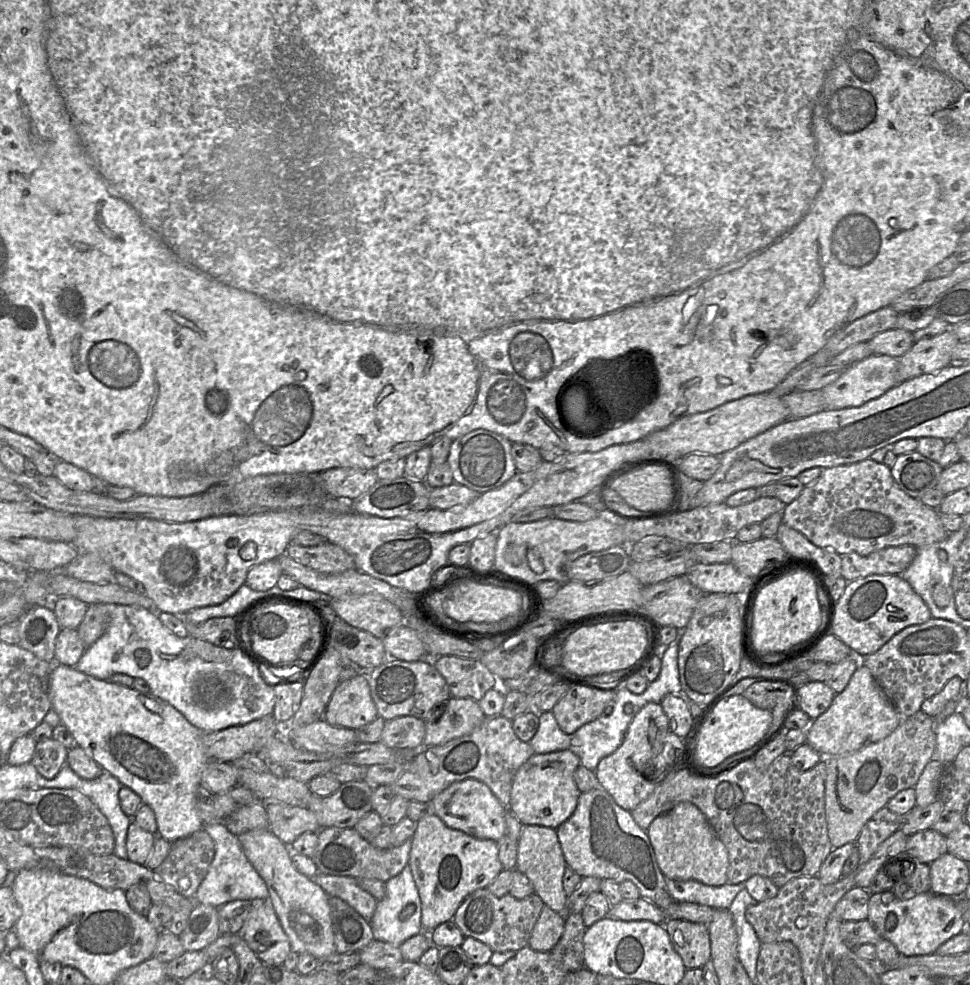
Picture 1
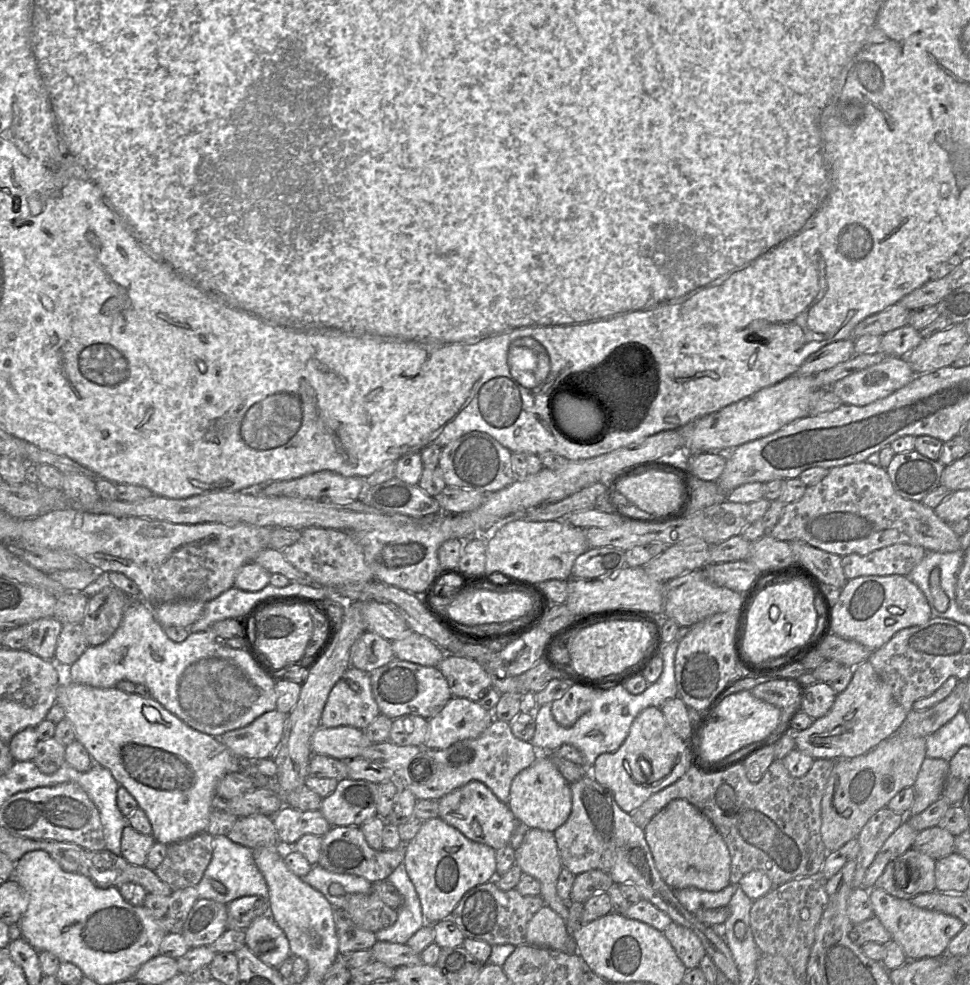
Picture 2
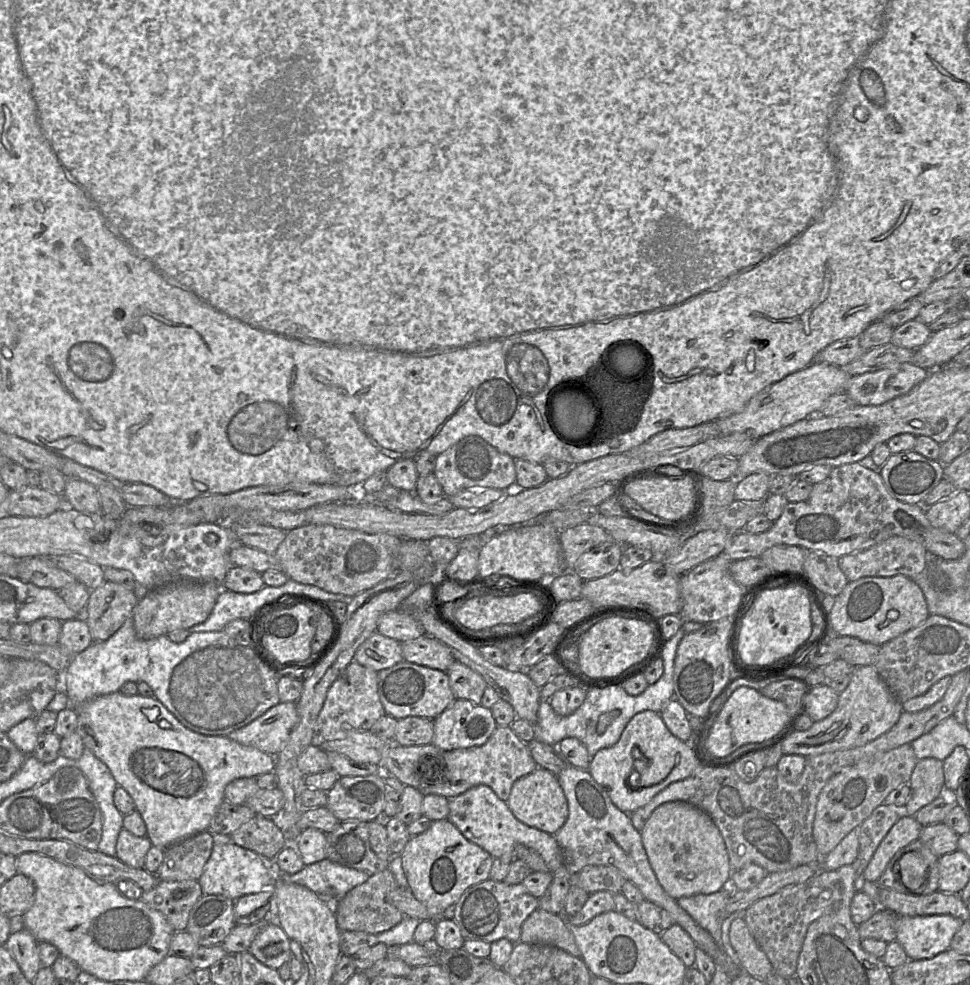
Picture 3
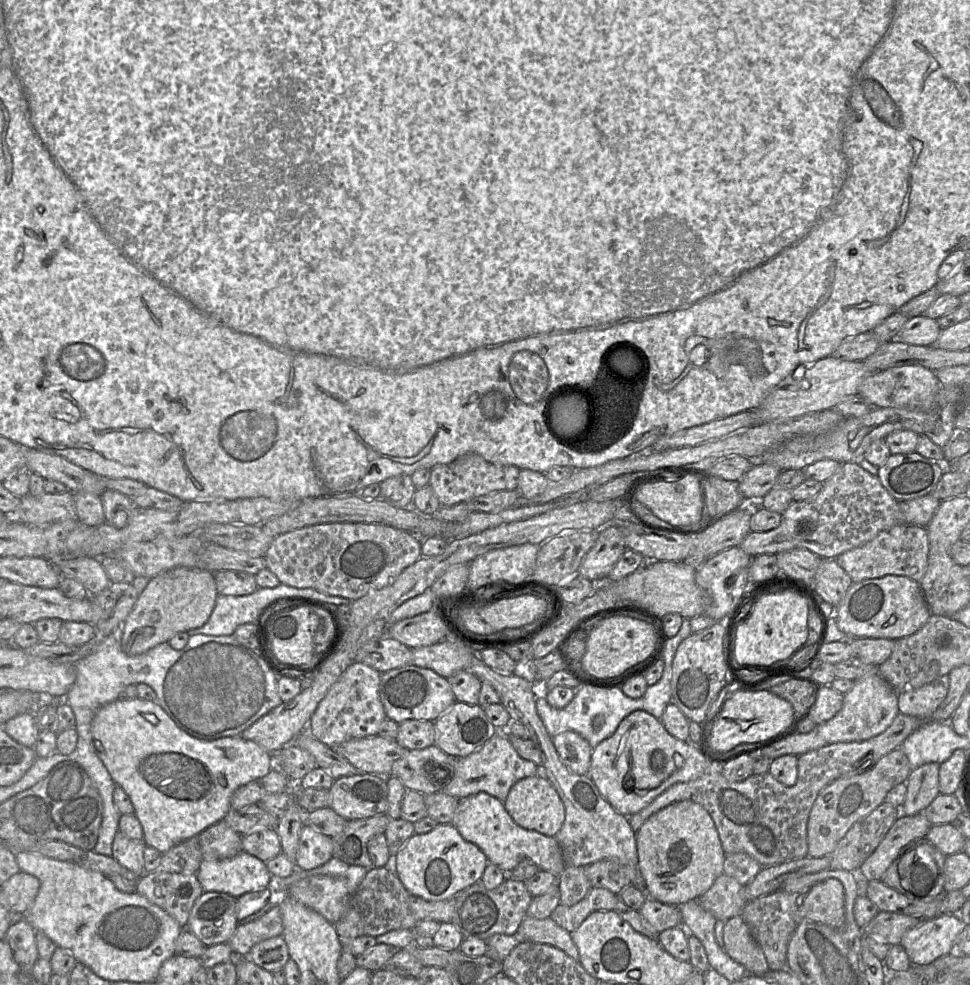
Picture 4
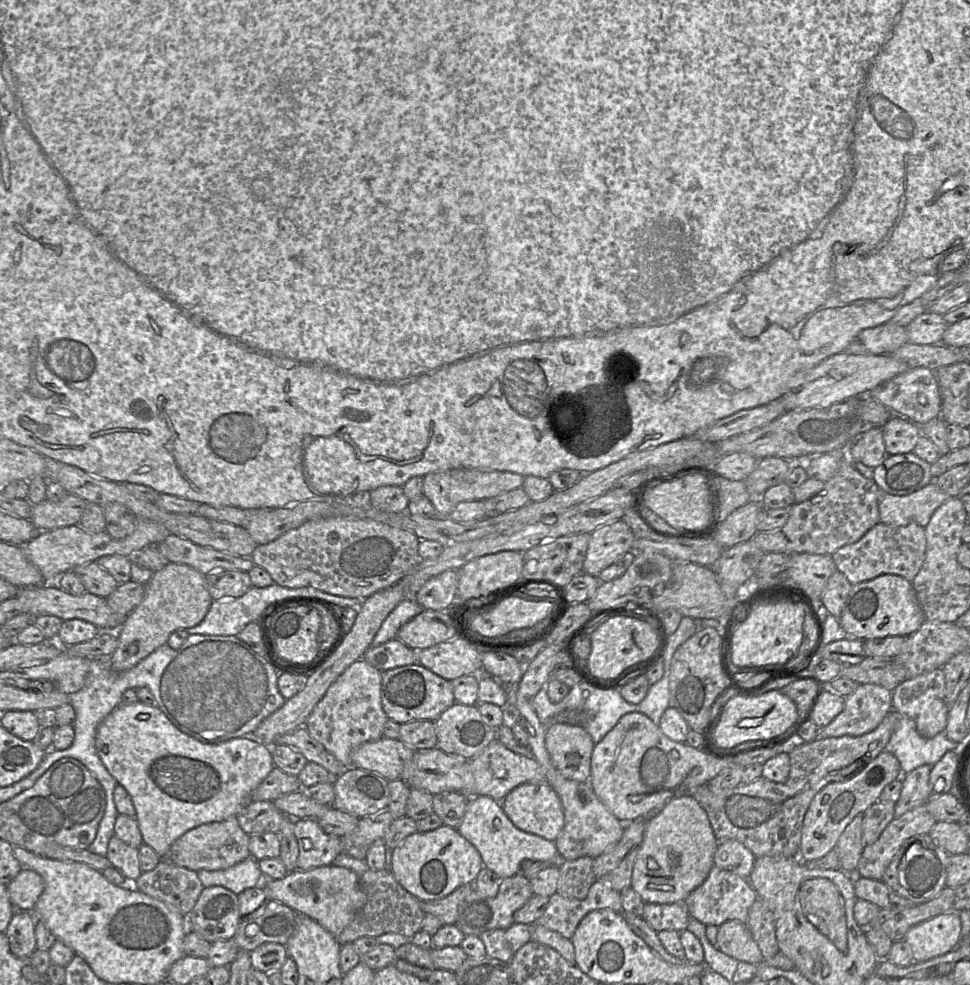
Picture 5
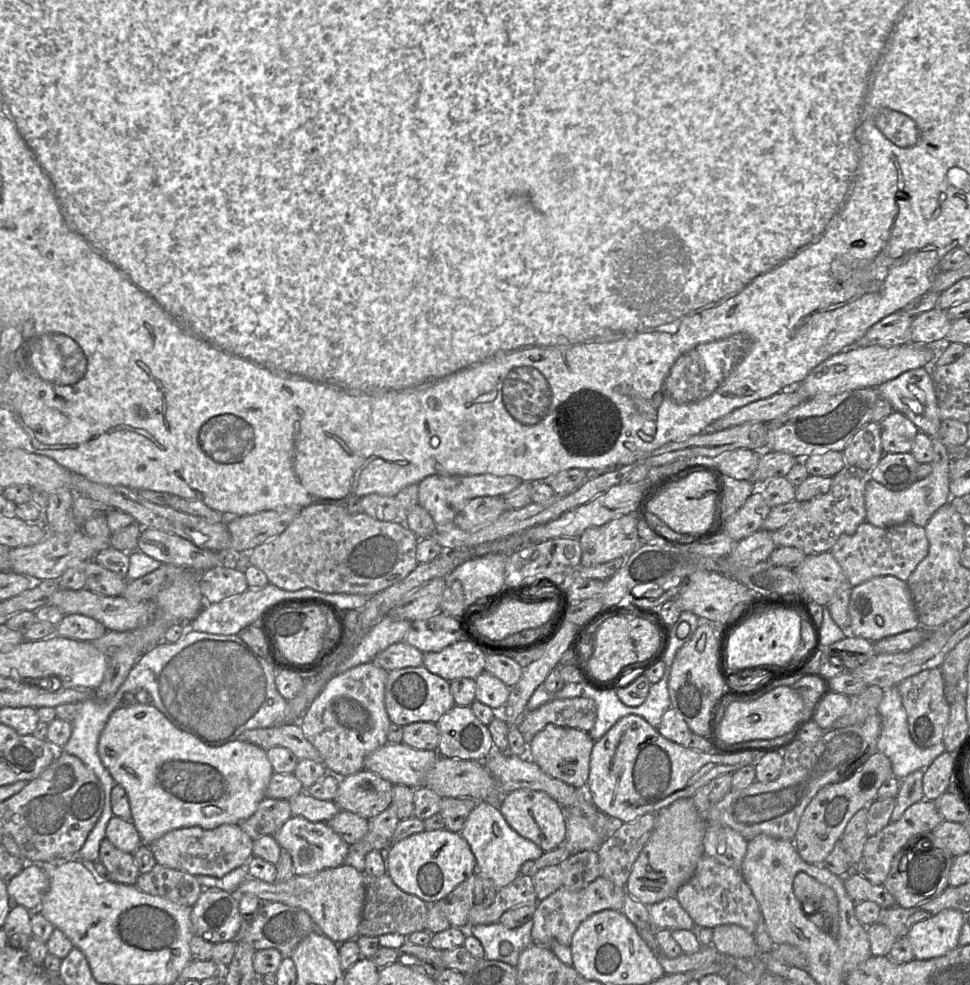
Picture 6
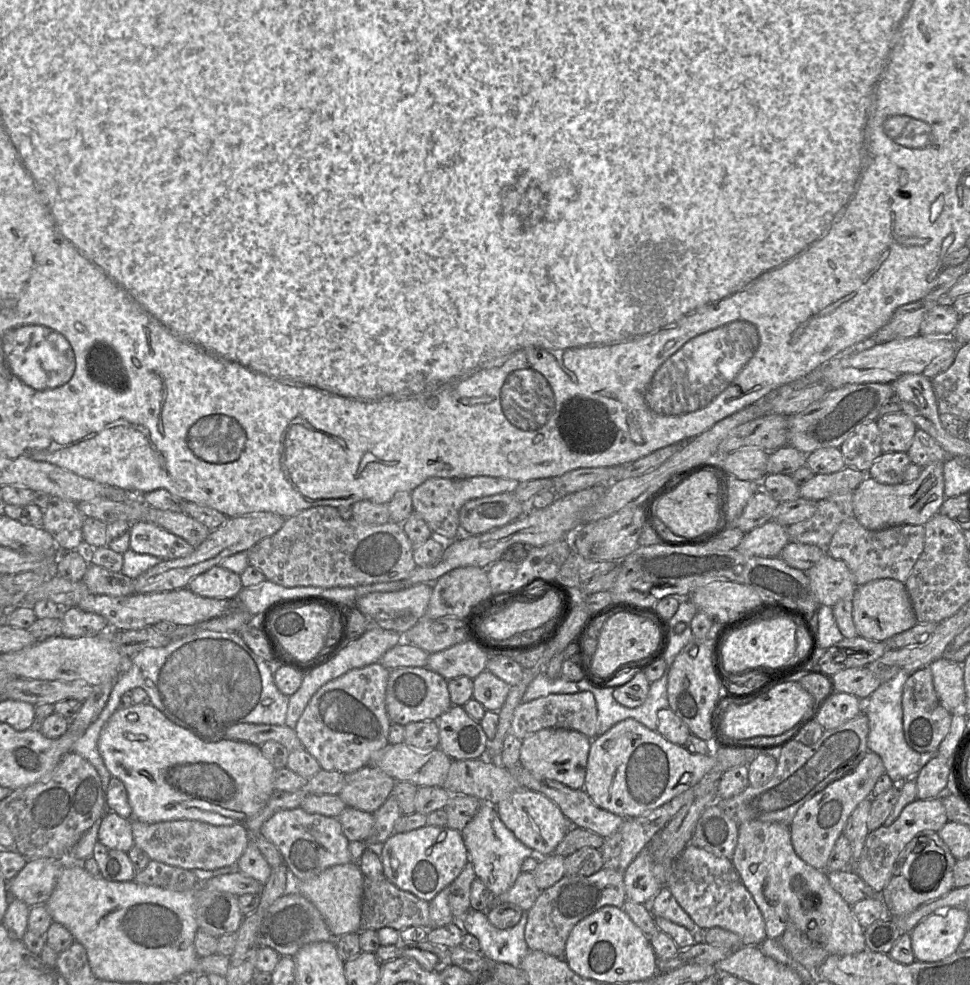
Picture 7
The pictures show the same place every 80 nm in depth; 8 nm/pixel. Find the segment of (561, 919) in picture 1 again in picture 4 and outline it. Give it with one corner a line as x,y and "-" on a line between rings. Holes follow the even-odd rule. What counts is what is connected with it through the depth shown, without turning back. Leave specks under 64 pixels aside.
525,917
515,935
520,942
531,941
552,945
579,961
579,951
571,933
557,925
550,917
544,919

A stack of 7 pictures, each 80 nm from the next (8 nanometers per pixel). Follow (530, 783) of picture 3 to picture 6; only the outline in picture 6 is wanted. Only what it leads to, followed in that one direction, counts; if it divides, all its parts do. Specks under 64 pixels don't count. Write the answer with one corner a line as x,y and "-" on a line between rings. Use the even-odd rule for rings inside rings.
529,788
513,790
502,797
499,810
520,836
534,842
544,852
564,843
566,837
565,813
562,807
544,791

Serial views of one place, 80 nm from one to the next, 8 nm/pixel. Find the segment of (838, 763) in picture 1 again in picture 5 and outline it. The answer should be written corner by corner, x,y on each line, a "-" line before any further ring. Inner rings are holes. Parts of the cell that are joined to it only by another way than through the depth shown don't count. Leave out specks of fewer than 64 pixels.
883,751
853,778
829,783
817,792
804,816
799,859
815,860
831,851
854,817
877,802
884,787
901,776
898,759
892,753

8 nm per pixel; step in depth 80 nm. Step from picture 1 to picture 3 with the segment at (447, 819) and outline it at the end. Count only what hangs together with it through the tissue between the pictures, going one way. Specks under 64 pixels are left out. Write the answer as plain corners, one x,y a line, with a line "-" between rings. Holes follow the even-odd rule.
477,785
450,798
447,819
466,839
486,850
493,858
509,856
512,861
516,845
522,844
538,852
551,873
564,869
561,850
554,835
520,822
509,809
507,802
502,801
489,786

